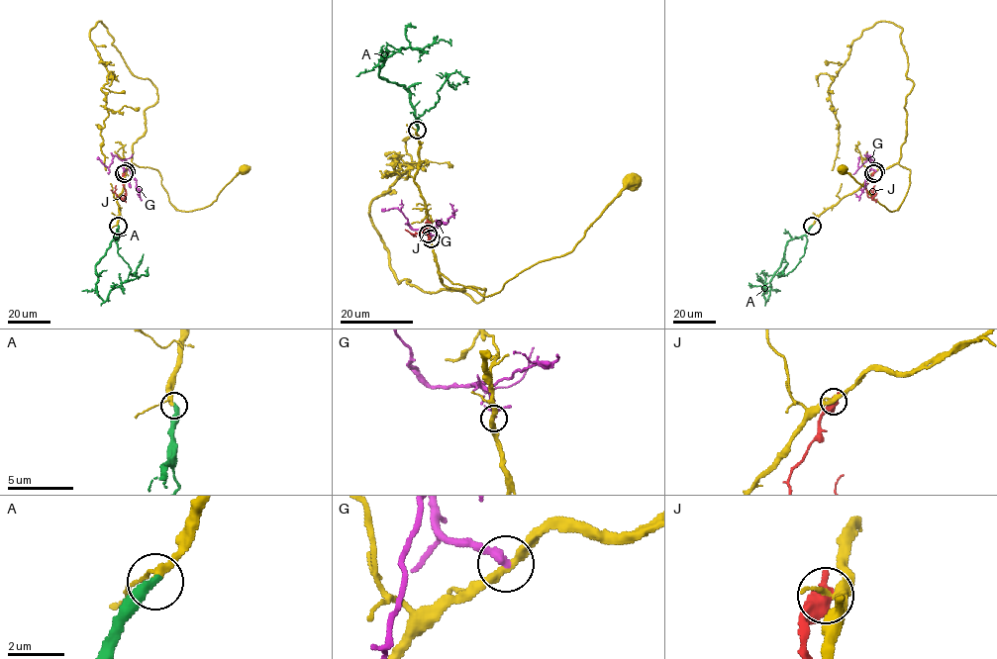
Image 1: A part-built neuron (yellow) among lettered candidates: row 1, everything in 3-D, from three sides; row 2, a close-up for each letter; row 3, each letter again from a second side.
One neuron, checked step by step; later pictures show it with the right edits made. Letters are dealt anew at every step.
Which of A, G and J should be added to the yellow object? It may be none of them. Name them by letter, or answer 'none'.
A

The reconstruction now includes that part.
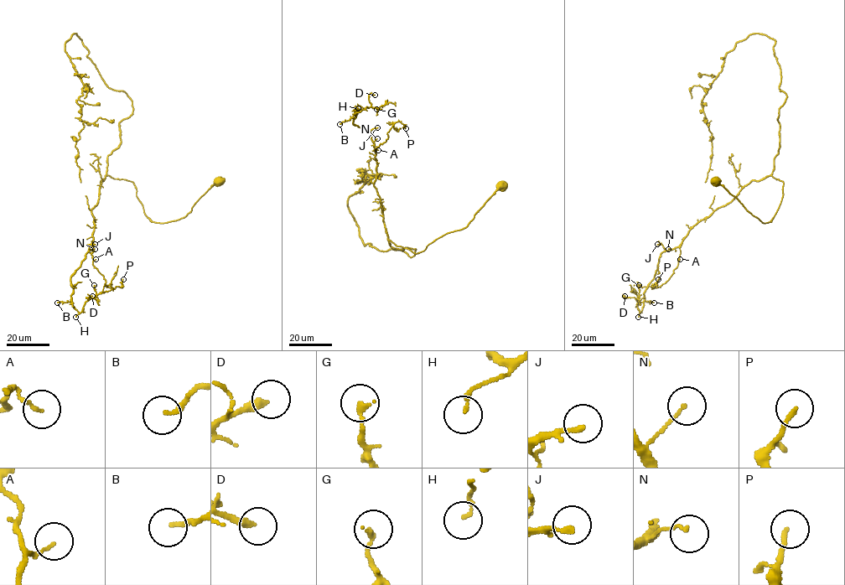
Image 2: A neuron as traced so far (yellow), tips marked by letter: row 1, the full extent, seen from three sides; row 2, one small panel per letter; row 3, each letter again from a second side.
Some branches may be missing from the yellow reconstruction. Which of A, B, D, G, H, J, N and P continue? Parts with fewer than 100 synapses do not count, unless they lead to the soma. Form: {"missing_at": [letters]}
{"missing_at": []}

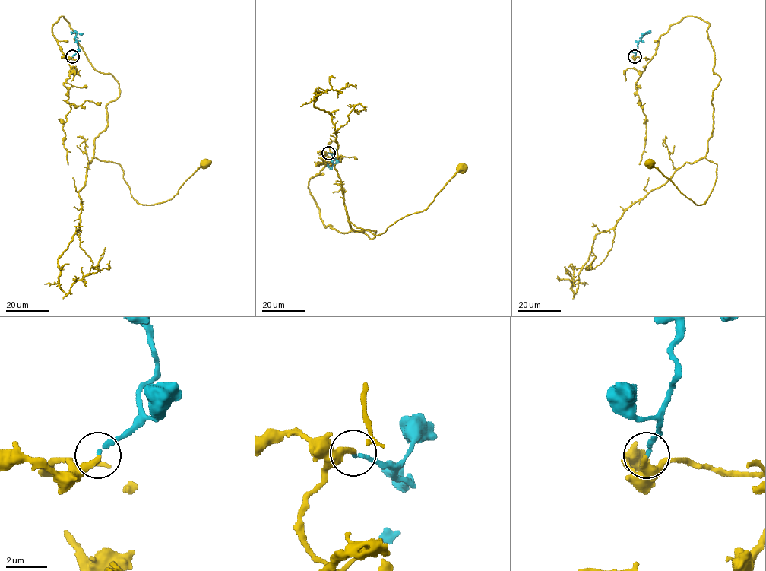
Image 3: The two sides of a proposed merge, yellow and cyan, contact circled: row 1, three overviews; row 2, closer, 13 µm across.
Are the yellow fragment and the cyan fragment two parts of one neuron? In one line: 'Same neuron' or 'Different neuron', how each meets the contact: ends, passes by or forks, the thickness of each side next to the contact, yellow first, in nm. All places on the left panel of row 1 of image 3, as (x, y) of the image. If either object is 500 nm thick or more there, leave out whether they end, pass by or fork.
Same neuron. At the ring yellow ends. At the ring cyan ends. Thickness 320 nm (yellow) against 190 nm

